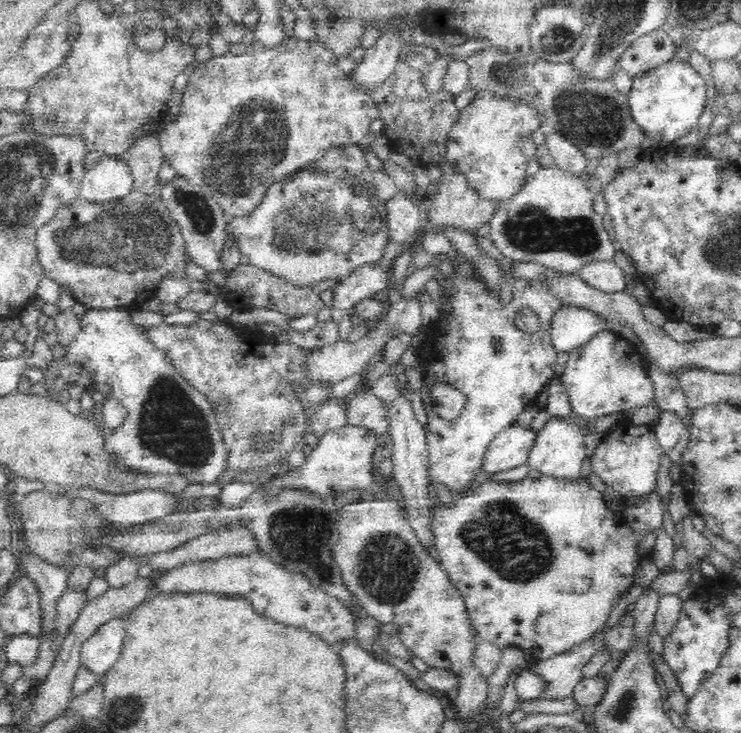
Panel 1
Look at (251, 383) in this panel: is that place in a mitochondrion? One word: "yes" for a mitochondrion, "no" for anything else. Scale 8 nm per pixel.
yes

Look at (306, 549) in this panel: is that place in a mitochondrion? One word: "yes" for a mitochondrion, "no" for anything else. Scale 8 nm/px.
yes

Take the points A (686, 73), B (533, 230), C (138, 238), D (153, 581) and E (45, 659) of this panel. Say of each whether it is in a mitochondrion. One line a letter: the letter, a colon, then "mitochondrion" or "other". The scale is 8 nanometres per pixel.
A: other
B: mitochondrion
C: mitochondrion
D: other
E: other

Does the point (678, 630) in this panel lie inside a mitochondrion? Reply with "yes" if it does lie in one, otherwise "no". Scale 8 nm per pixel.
no

